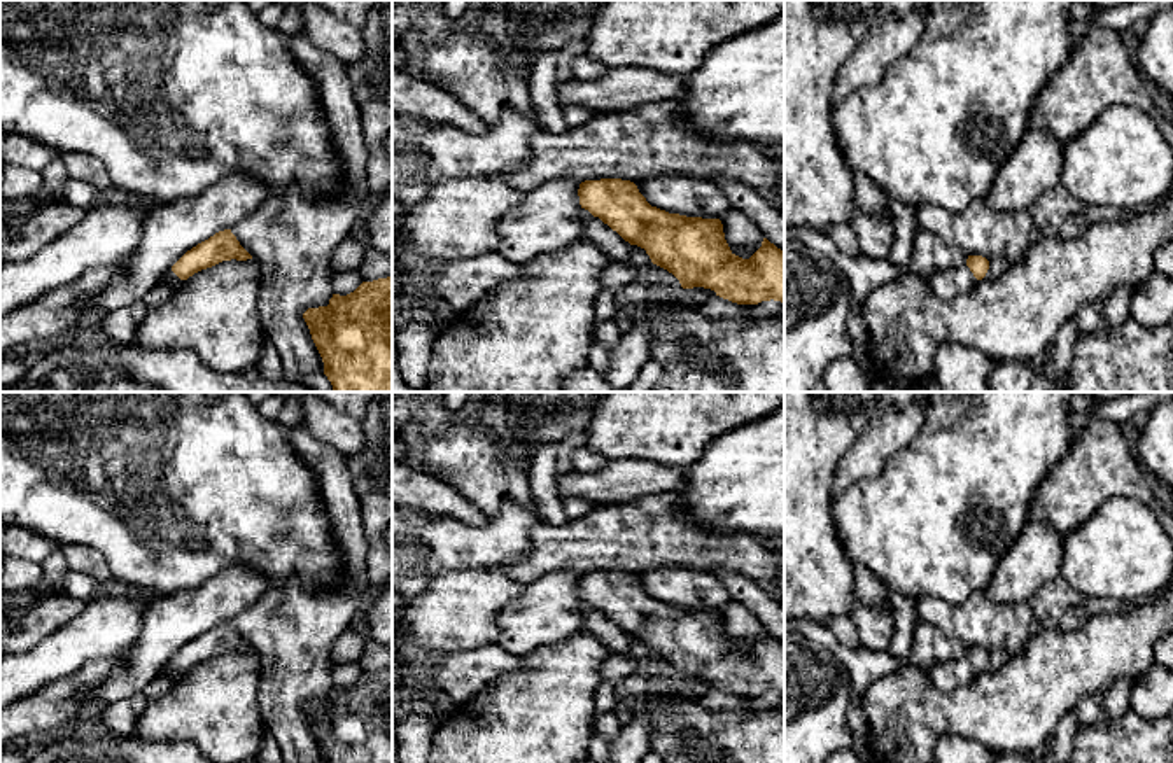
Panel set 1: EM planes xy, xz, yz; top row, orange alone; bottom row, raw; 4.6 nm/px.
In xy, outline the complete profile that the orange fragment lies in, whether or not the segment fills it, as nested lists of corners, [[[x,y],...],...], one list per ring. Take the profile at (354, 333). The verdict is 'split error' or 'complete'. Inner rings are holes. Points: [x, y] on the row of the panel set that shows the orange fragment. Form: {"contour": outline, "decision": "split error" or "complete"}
{"contour": [[[392,276],[362,282],[347,296],[333,294],[327,306],[308,308],[303,318],[334,392],[392,392]]], "decision": "complete"}

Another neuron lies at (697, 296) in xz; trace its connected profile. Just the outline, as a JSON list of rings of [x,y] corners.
[[[704,287],[683,289],[679,294],[679,304],[700,308],[713,296],[716,296],[716,292]]]

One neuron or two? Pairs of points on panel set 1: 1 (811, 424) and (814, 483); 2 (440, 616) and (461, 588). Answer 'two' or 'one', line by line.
1: one
2: one

